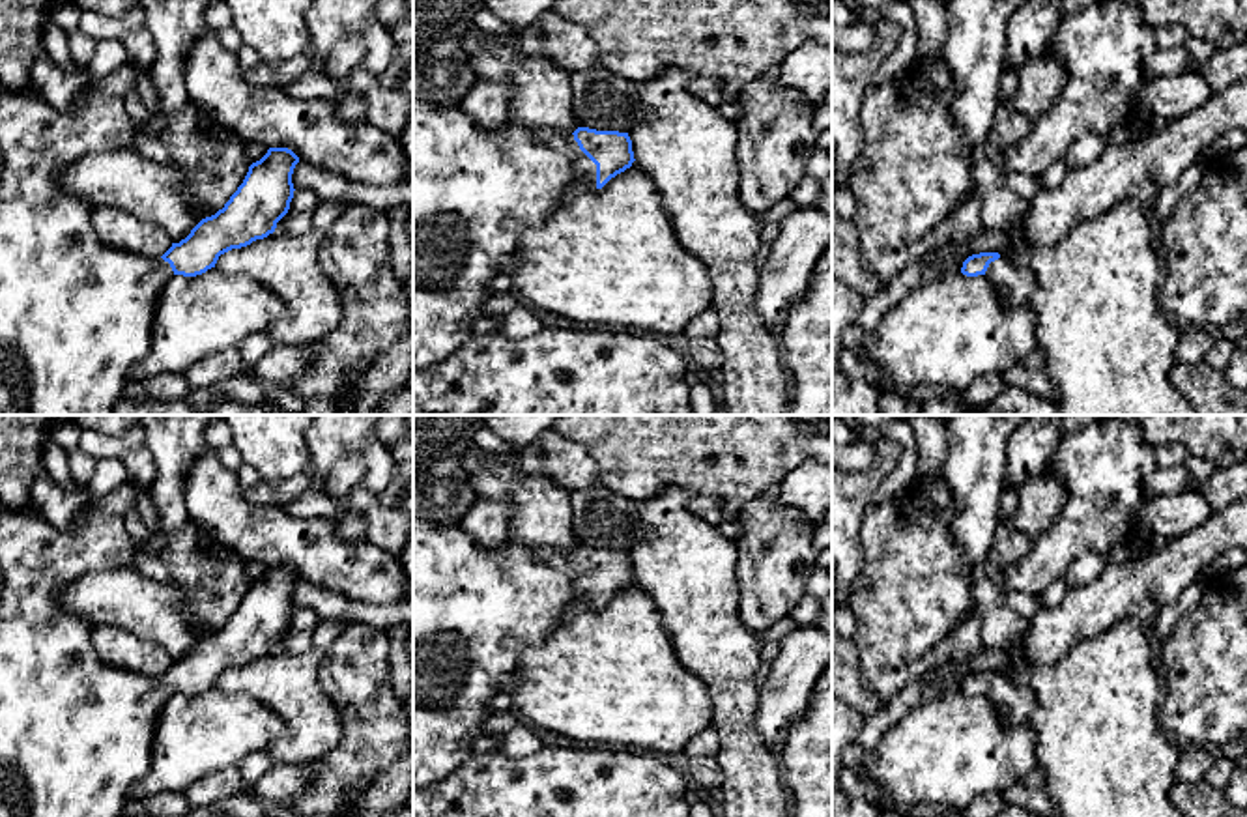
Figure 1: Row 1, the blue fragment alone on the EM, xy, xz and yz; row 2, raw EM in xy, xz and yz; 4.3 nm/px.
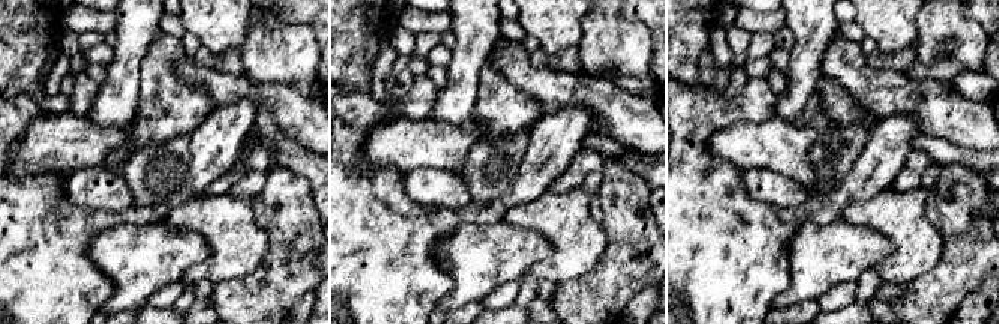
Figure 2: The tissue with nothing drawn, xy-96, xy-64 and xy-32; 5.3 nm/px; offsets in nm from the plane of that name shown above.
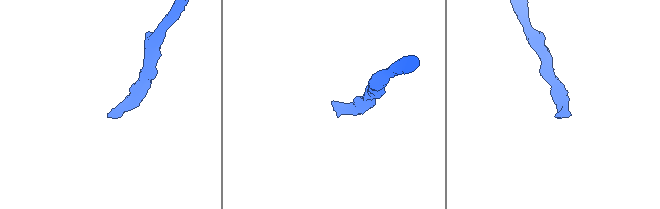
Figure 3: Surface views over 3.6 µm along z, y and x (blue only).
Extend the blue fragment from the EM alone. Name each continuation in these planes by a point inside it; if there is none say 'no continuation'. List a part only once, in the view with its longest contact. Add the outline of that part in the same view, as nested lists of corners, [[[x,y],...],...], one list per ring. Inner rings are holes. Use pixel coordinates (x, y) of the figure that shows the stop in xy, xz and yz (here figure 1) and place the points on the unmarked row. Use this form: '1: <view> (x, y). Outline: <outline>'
1: xz (473, 606). Outline: [[[413,514],[413,791],[428,787],[454,772],[473,755],[473,740],[482,735],[482,724],[494,712],[488,701],[501,692],[501,681],[514,673],[520,647],[540,645],[550,630],[572,609],[596,608],[596,583],[580,568],[574,553],[557,553],[552,550],[525,550],[518,544],[507,544],[499,550],[480,546],[467,535],[460,523],[437,525]]]

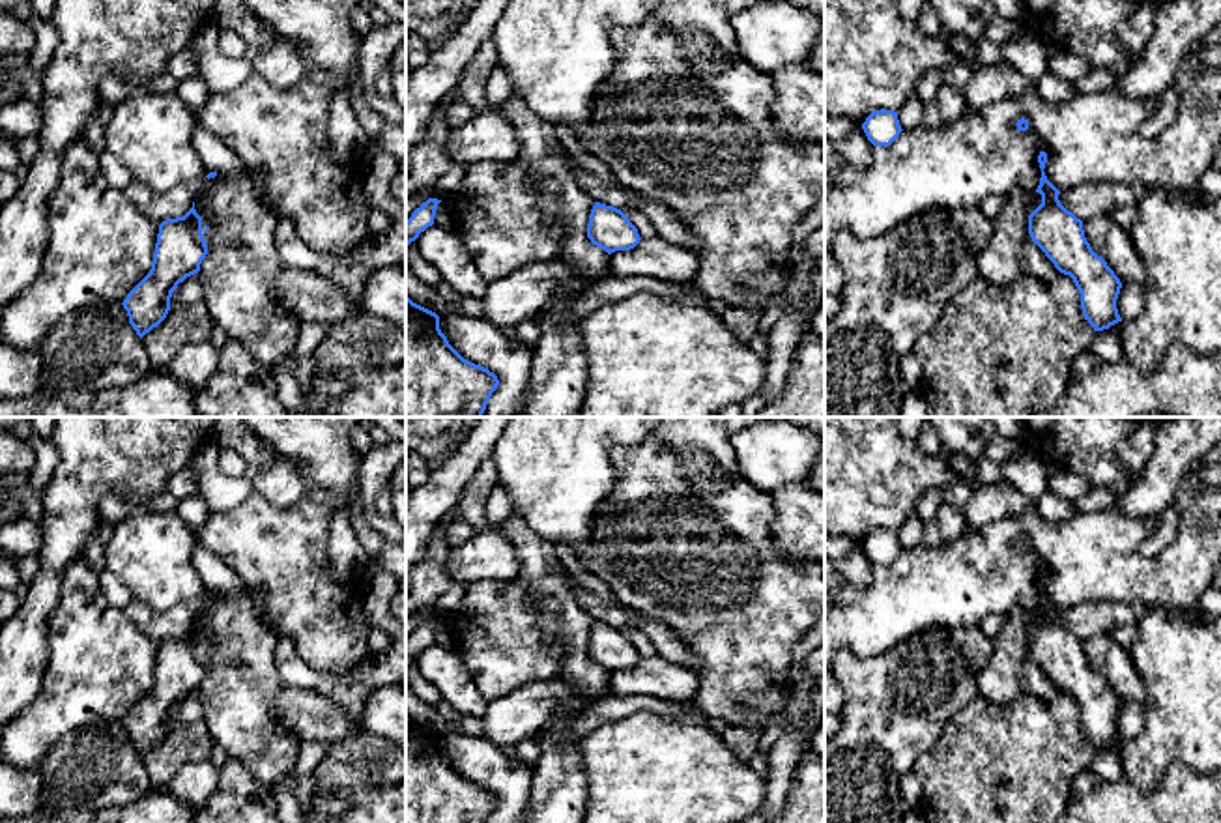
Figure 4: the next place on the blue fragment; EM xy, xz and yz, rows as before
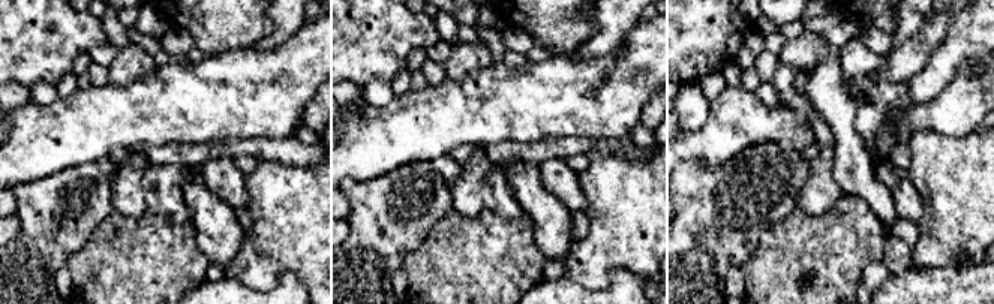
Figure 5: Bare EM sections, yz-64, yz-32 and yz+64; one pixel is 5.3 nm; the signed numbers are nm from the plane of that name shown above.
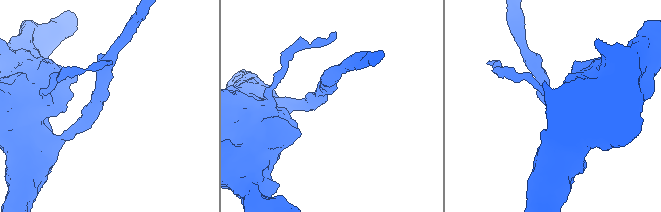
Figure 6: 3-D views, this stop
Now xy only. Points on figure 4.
no continuation

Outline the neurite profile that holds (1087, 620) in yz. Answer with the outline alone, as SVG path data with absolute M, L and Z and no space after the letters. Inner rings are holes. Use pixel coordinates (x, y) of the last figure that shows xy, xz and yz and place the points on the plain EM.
M1088 602L1062 612L1060 623L1077 638L1086 640L1114 627L1135 625L1146 606L1126 602Z

